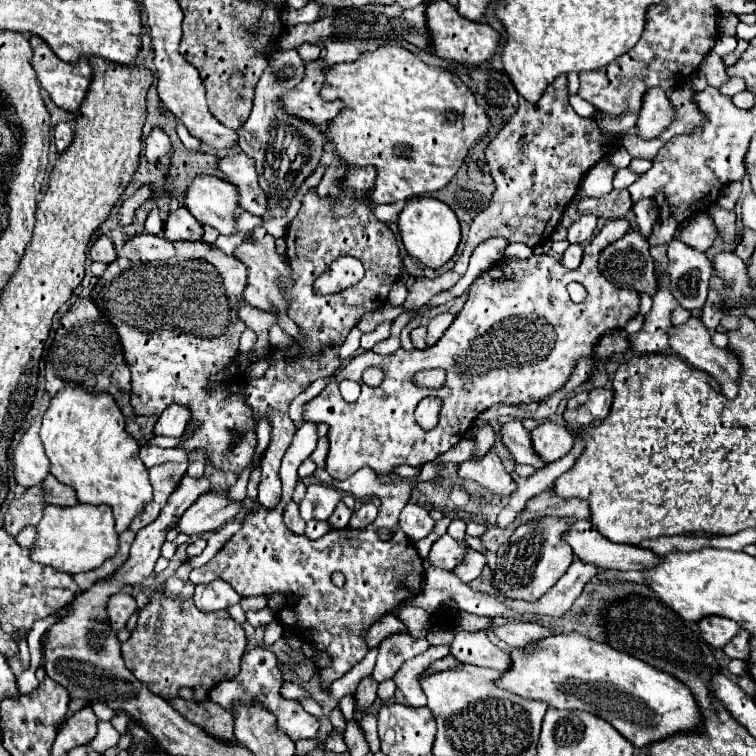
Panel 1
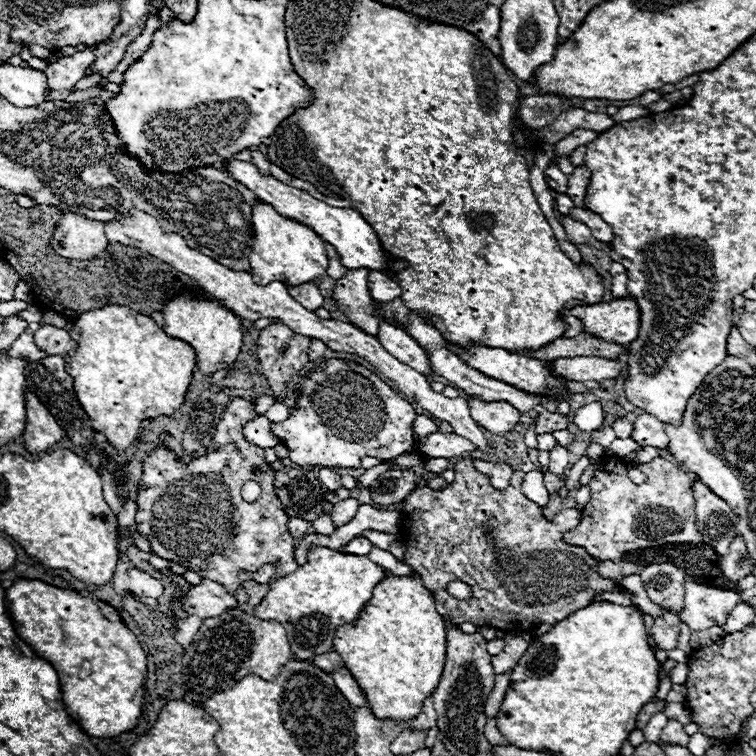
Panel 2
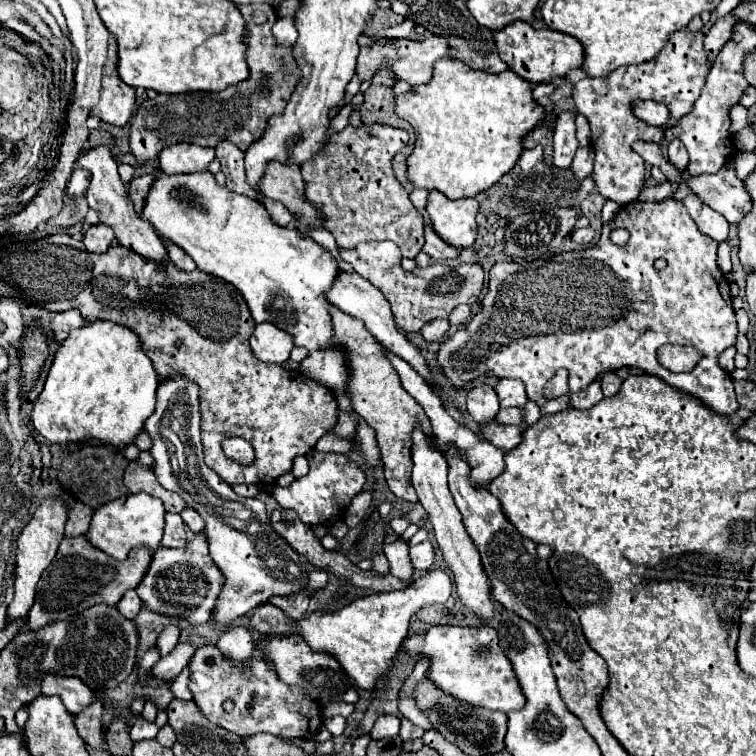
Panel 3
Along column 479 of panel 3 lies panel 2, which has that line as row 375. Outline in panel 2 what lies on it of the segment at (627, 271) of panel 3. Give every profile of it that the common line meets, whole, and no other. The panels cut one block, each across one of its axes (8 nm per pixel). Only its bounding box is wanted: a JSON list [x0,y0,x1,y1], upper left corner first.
[272,358,420,468]

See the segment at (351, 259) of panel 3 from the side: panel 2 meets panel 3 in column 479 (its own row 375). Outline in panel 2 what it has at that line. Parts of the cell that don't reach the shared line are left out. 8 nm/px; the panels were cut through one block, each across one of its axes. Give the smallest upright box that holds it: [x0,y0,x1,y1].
[258,324,310,398]

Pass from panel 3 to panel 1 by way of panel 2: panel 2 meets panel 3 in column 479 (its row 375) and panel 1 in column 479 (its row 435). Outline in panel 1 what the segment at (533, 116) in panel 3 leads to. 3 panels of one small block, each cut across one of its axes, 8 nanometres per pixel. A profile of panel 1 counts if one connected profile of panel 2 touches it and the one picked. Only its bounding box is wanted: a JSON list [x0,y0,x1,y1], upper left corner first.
[322,46,490,204]

